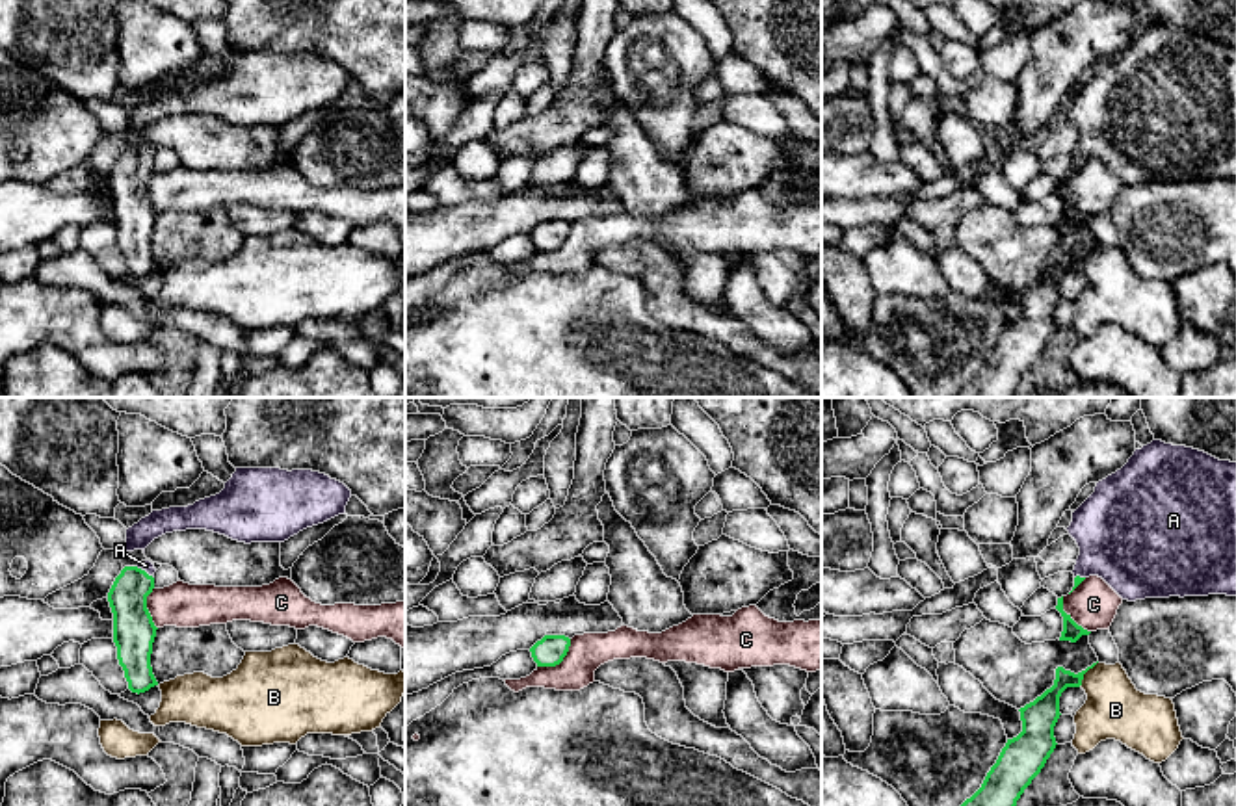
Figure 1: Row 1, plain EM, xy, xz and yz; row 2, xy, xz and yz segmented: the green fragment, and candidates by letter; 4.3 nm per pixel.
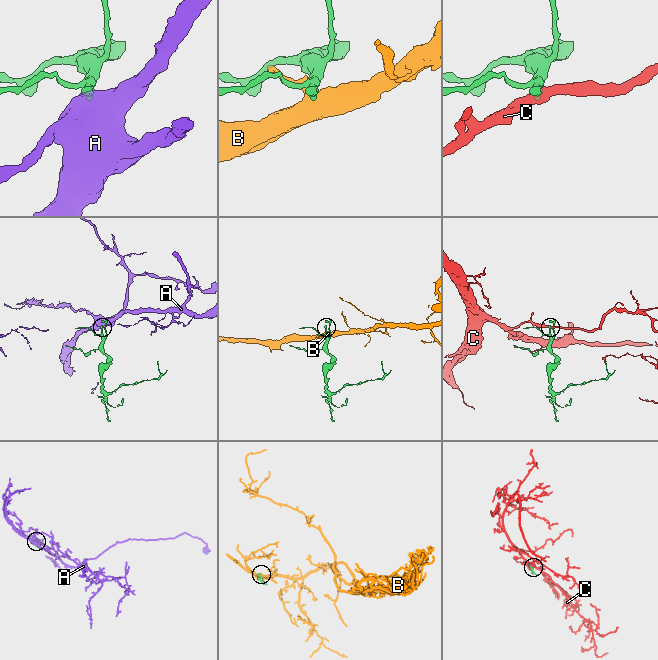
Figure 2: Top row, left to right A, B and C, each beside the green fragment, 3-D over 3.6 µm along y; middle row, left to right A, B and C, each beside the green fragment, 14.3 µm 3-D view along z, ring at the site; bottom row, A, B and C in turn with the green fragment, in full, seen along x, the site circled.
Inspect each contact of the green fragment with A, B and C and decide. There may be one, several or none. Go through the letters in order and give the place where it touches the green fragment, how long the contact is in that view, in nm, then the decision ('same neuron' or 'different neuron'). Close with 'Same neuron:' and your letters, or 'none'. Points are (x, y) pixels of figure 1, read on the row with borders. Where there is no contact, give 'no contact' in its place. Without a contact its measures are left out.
A: contact xy (144, 571); length 90 nm; same neuron
B: contact yz (1084, 673); length 140 nm; different neuron
C: contact xz (560, 662); length 200 nm; different neuron
Same neuron: A

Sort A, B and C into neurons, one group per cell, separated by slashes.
A / B / C

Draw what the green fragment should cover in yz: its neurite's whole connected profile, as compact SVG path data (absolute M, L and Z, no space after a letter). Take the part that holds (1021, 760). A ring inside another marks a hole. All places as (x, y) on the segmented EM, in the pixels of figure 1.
M1097 663L1087 667L1085 670L1074 674L1065 670L1063 667L1056 669L1056 680L1050 689L1046 689L1041 696L1033 702L1020 708L1020 721L1022 732L1007 739L1006 747L1002 748L996 763L987 773L981 787L966 799L961 806L1017 806L1017 800L1024 793L1024 789L1032 784L1032 780L1041 773L1046 760L1056 748L1054 726L1059 719L1059 696L1067 687L1080 687L1084 674L1093 669Z

